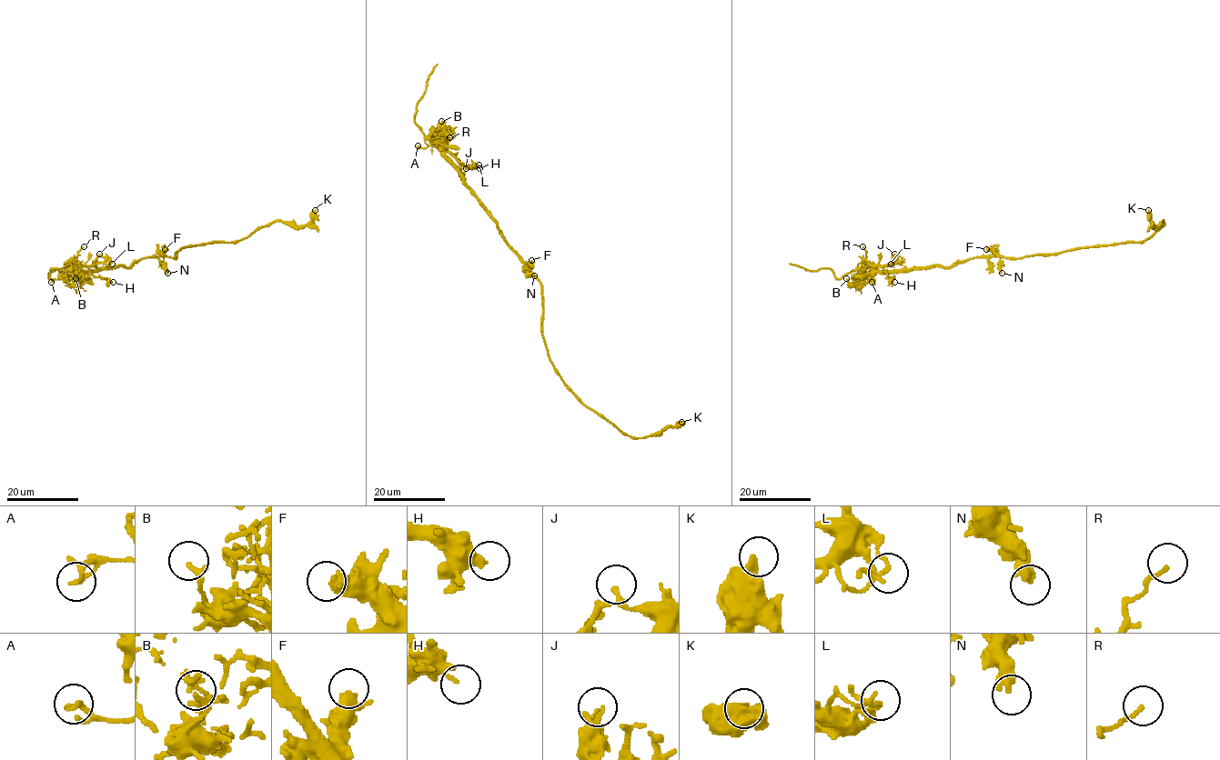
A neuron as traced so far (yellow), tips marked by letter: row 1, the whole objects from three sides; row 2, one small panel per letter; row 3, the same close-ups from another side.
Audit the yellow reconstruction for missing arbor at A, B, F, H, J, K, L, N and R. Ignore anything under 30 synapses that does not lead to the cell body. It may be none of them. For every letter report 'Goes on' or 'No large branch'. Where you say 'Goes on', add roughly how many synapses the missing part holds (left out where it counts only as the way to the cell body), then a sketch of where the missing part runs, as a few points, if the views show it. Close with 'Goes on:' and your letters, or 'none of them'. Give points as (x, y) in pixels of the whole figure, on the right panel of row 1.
A: No large branch
B: No large branch
F: No large branch
H: No large branch
J: No large branch
K: No large branch
L: No large branch
N: No large branch
R: No large branch
Goes on: none of them

